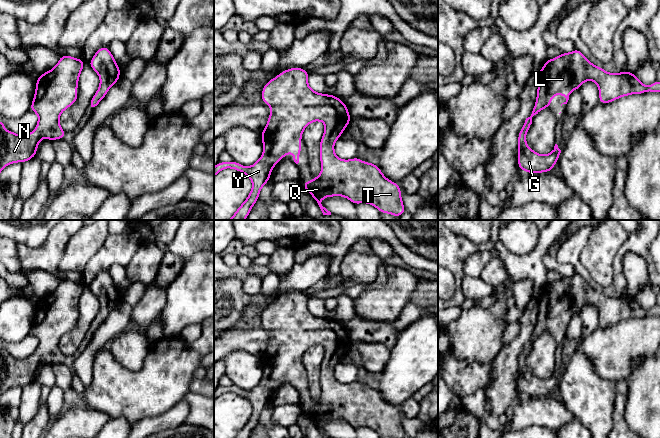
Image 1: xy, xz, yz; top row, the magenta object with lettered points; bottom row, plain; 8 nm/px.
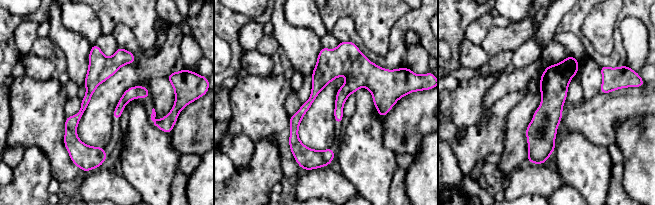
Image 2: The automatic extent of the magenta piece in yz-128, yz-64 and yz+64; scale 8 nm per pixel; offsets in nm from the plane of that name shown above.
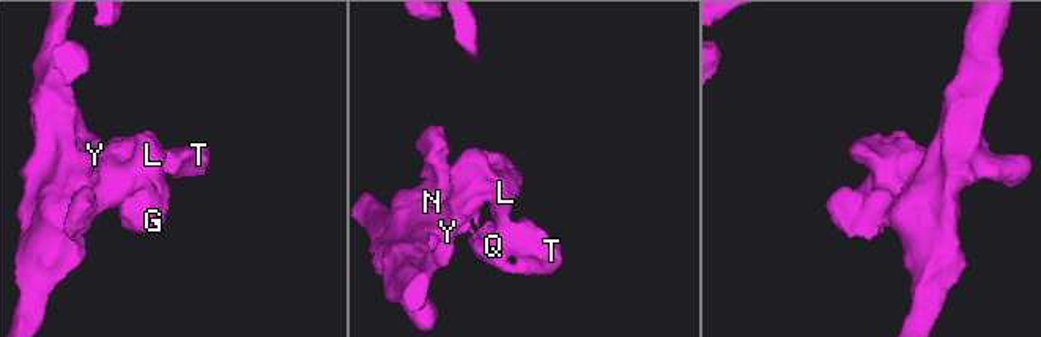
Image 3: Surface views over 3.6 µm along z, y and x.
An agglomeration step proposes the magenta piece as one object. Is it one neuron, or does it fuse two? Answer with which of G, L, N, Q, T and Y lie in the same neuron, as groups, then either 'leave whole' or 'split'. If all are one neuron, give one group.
G L N Q T Y | leave whole

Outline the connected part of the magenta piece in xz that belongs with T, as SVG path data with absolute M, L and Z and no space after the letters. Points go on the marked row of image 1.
M294 67L282 71L263 87L262 102L271 107L271 114L268 117L266 127L261 132L263 154L256 163L246 167L234 160L230 162L219 161L214 167L214 178L221 170L231 168L242 172L252 180L252 190L247 199L228 220L245 220L248 217L251 208L258 201L261 188L269 182L273 167L290 151L293 153L294 162L299 163L303 130L314 121L325 123L324 134L320 141L321 173L311 181L304 182L303 189L313 196L323 215L331 215L331 212L321 204L323 198L343 196L355 205L368 203L376 207L380 213L400 217L406 210L401 198L401 189L397 183L388 180L380 168L369 161L364 163L358 157L343 160L336 156L334 143L340 138L351 119L348 108L335 95L314 92L308 85L308 76L309 73L303 68Z

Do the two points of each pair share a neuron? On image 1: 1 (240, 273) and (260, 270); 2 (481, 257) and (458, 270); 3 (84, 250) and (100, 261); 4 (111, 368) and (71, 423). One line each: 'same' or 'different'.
1: same
2: different
3: different
4: different

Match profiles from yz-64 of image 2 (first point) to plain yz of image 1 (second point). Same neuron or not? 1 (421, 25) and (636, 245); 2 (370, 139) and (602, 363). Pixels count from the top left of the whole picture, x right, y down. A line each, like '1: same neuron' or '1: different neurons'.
1: same neuron
2: different neurons

